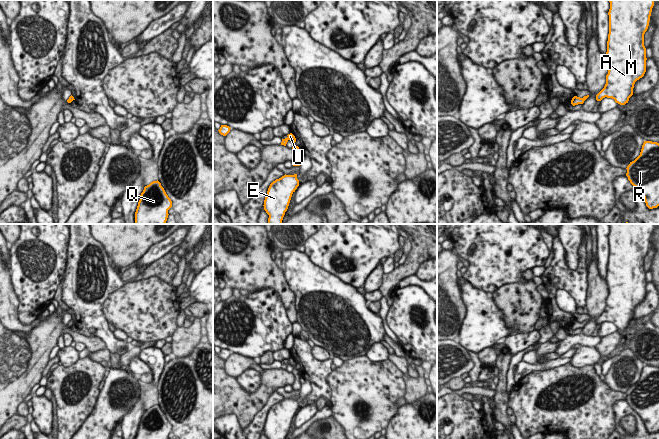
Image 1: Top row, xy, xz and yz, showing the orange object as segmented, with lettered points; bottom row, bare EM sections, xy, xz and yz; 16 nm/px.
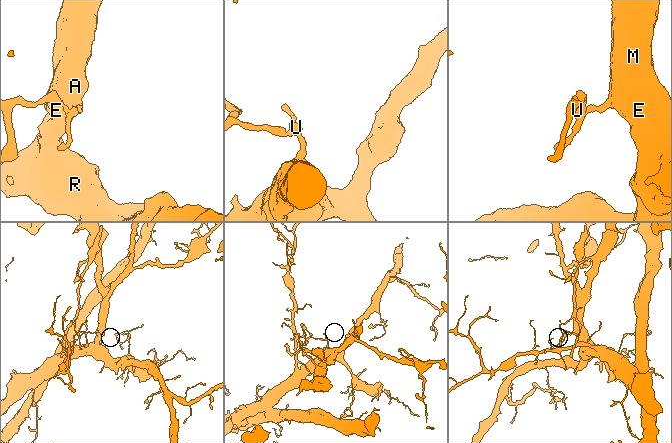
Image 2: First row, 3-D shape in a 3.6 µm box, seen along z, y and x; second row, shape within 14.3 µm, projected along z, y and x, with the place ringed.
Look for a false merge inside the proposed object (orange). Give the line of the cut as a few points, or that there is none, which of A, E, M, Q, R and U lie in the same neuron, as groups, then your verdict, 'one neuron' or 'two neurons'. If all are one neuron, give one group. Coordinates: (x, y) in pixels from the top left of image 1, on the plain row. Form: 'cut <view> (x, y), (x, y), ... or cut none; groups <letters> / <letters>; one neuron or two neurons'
cut none; groups A E M Q R U; one neuron

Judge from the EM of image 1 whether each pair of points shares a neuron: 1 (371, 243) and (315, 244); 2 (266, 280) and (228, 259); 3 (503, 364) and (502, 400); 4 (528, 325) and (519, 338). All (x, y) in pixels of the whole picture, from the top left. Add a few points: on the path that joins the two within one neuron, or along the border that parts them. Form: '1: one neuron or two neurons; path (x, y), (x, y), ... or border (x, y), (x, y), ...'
1: one neuron; path (357, 244), (329, 244)
2: one neuron; path (257, 271), (242, 259), (237, 259)
3: one neuron; path (502, 373), (502, 391)
4: two neurons; border (534, 329), (528, 332), (515, 332), (512, 334)

